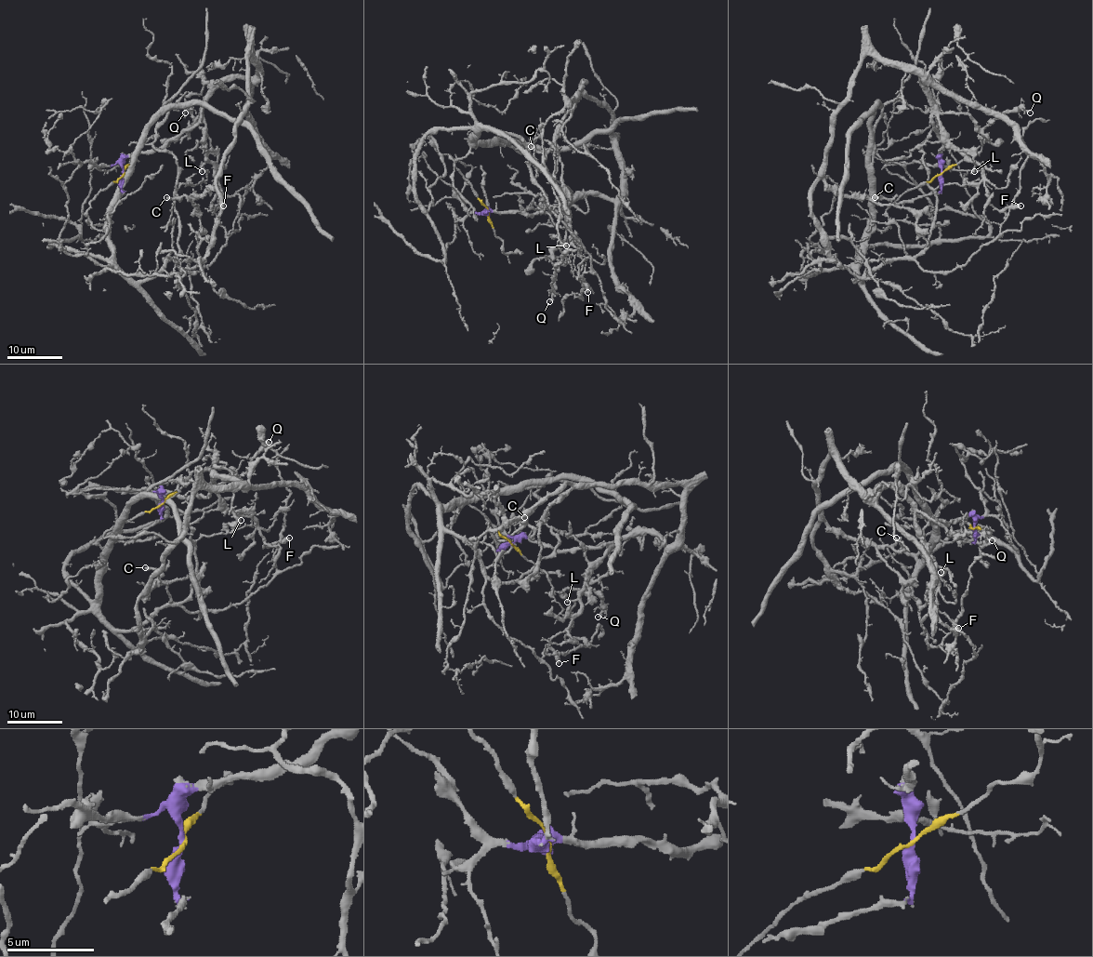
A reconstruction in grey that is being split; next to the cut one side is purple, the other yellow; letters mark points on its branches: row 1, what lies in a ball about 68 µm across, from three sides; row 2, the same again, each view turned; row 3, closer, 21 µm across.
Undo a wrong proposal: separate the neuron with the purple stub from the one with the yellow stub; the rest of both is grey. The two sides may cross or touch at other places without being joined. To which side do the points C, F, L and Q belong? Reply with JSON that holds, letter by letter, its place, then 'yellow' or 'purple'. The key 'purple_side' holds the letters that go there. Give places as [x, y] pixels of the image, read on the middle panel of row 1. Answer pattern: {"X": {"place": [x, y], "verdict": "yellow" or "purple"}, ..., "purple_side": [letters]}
{"C": {"place": [531, 146], "verdict": "purple"}, "F": {"place": [587, 292], "verdict": "purple"}, "L": {"place": [566, 245], "verdict": "purple"}, "Q": {"place": [549, 301], "verdict": "purple"}, "purple_side": ["C", "F", "L", "Q"]}

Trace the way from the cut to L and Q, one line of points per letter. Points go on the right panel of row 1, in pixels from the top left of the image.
L: (941, 173), (943, 141), (932, 122), (935, 115), (941, 132), (975, 165), (973, 172)
Q: (941, 173), (943, 141), (935, 130), (933, 116), (967, 113), (981, 127), (1005, 112), (1020, 110), (1030, 112)

